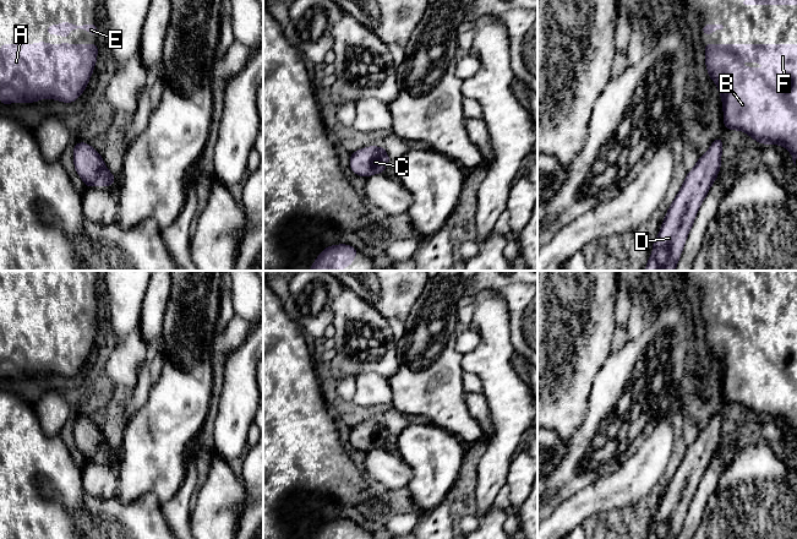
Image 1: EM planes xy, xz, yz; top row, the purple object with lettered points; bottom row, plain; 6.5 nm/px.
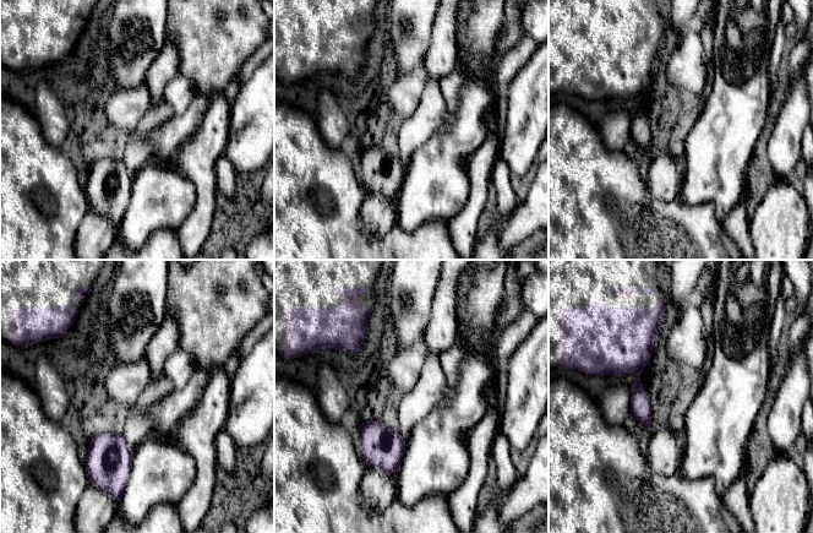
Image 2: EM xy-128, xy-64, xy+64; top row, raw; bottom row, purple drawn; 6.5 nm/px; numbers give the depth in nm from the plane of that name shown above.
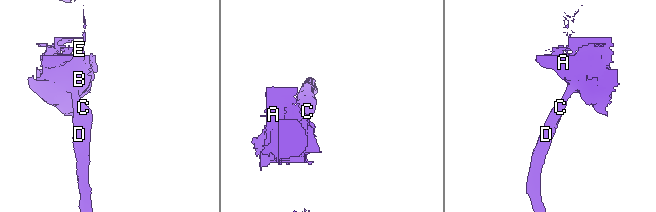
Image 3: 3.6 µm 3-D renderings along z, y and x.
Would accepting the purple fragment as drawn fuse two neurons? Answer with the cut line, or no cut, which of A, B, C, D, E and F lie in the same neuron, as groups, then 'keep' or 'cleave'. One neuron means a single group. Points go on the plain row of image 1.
no cut | A B C D E F | keep

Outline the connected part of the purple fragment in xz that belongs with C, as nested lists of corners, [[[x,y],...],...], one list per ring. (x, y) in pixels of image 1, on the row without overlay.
[[[370,420],[351,428],[349,436],[350,443],[366,453],[369,450],[384,447],[389,431],[383,420]]]

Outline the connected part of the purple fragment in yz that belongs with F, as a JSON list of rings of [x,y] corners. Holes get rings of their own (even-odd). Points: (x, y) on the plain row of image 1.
[[[706,318],[705,325],[705,338],[710,353],[717,359],[717,365],[721,369],[722,382],[724,382],[724,399],[728,404],[744,405],[747,409],[753,412],[758,418],[781,419],[791,426],[792,435],[796,440],[797,432],[797,418],[793,415],[797,412],[797,318]],[[739,333],[746,333],[749,338],[757,334],[759,338],[771,338],[771,343],[747,343],[738,337]]]

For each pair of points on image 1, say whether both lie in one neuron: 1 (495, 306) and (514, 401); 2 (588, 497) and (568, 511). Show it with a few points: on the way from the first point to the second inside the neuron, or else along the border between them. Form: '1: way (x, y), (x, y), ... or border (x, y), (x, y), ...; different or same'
1: way (495, 330), (495, 370), (498, 377); same
2: way (583, 502), (573, 511); same

